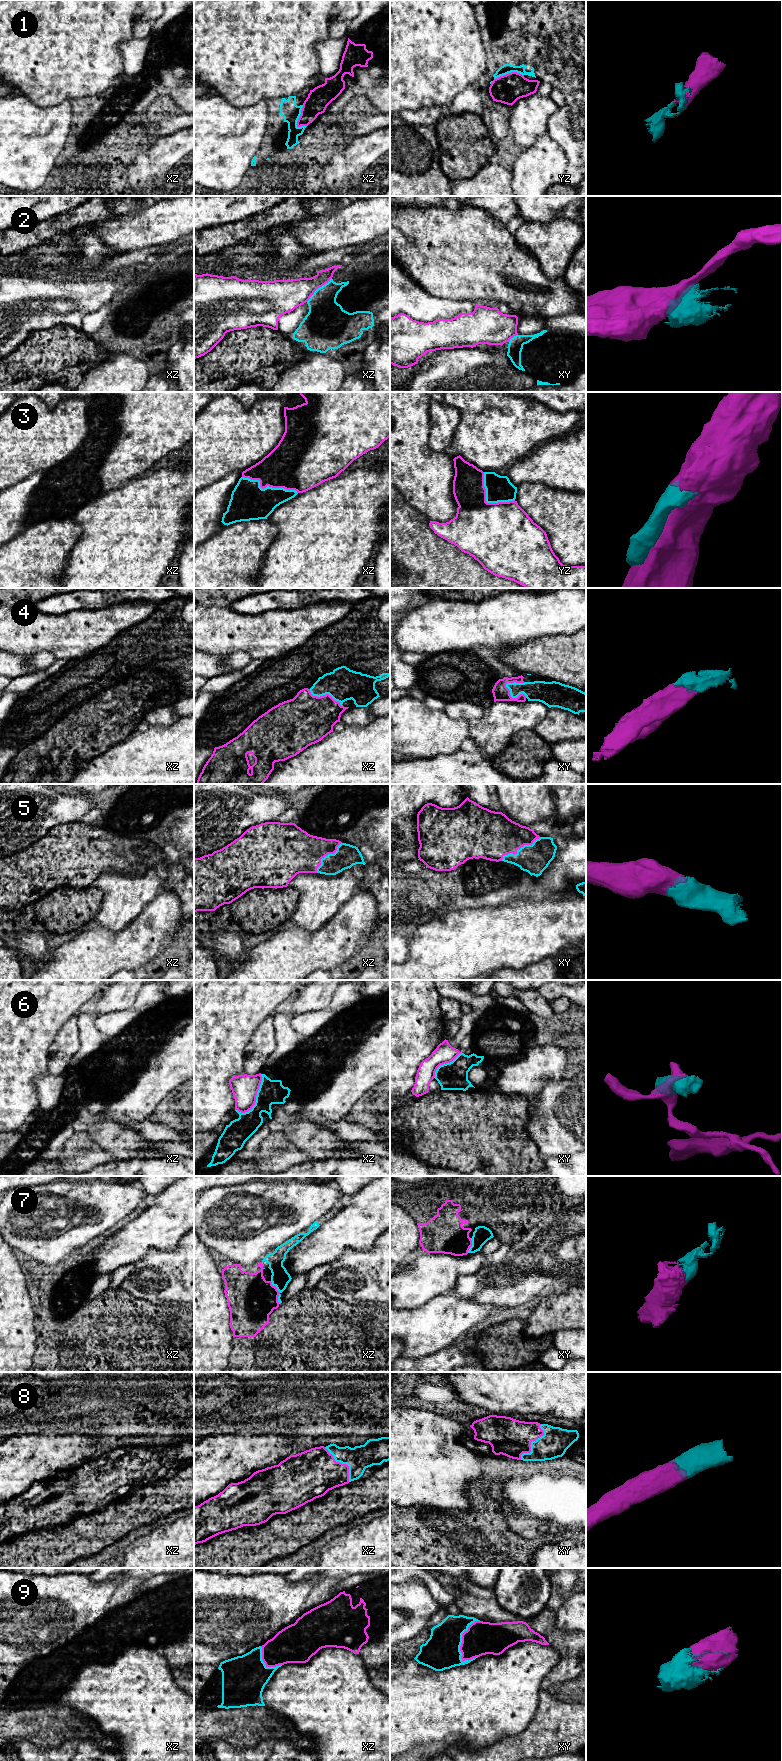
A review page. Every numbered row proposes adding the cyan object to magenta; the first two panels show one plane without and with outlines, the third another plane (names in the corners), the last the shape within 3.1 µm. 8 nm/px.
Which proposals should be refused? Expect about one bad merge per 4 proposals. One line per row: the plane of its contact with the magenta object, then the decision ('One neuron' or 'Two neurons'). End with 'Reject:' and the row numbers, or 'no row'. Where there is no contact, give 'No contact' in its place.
1: Touches magenta in xz. One neuron
2: Touches magenta in xz. Two neurons
3: Touches magenta in xz. One neuron
4: Touches magenta in xy. One neuron
5: Touches magenta in xy. One neuron
6: Touches magenta in xz. Two neurons
7: Touches magenta in xz. One neuron
8: Touches magenta in xy. One neuron
9: Touches magenta in xy. One neuron
Reject: 2, 6

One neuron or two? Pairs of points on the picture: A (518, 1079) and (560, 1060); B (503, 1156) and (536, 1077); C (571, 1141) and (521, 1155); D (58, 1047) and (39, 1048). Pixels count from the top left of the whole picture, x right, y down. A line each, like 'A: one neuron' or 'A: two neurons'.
A: one neuron
B: two neurons
C: two neurons
D: two neurons

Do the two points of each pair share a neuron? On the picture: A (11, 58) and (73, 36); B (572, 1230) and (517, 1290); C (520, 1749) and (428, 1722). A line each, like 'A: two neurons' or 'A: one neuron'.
A: one neuron
B: one neuron
C: two neurons

